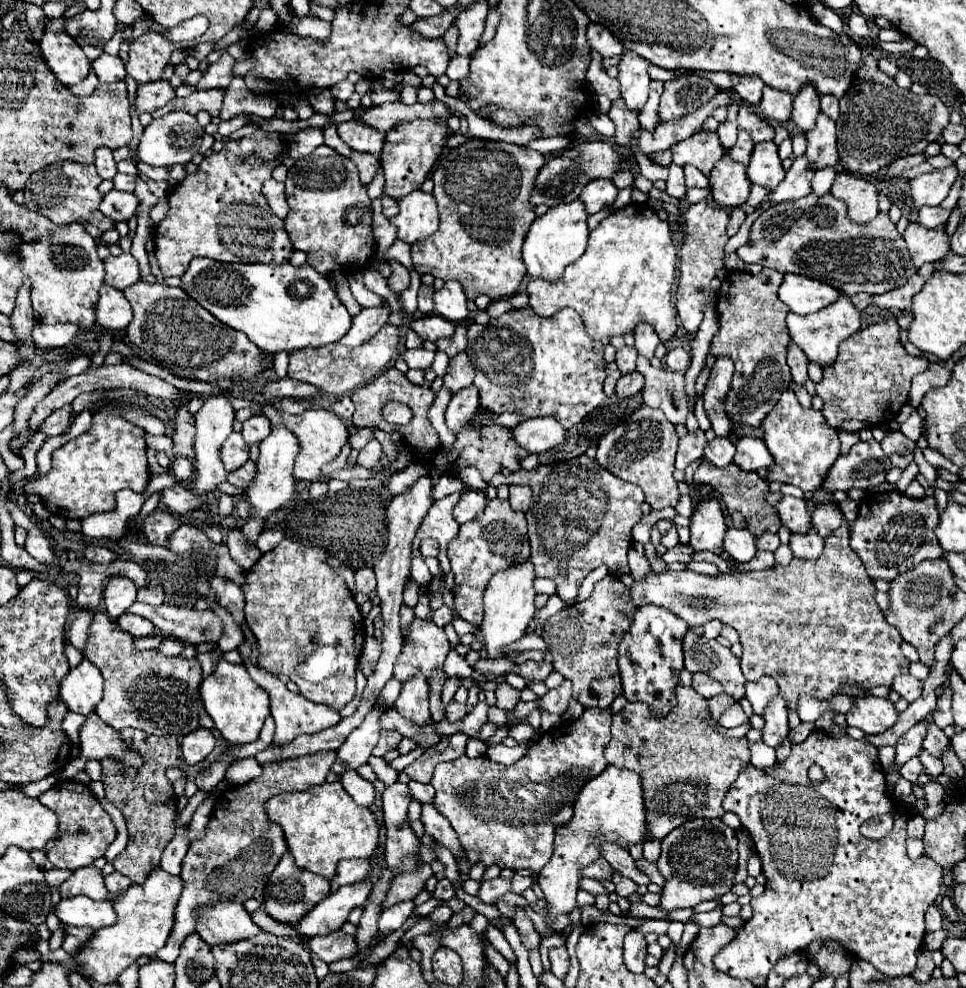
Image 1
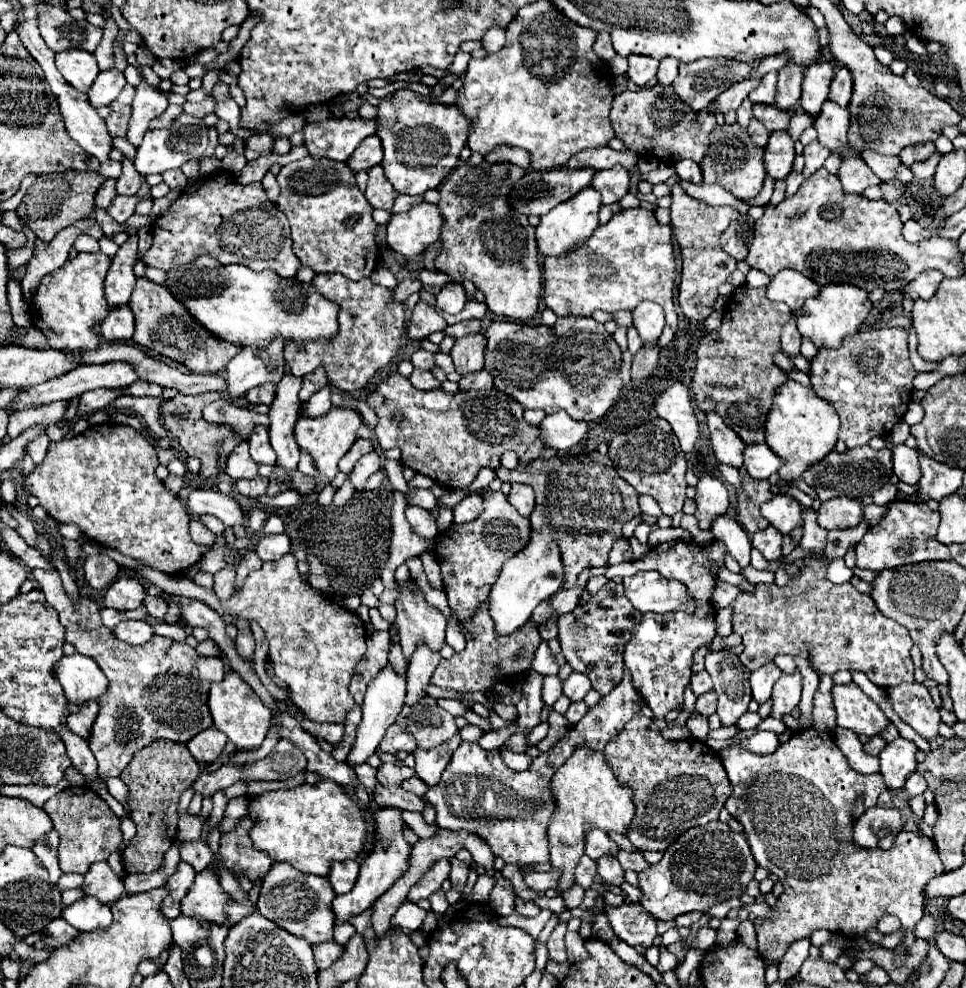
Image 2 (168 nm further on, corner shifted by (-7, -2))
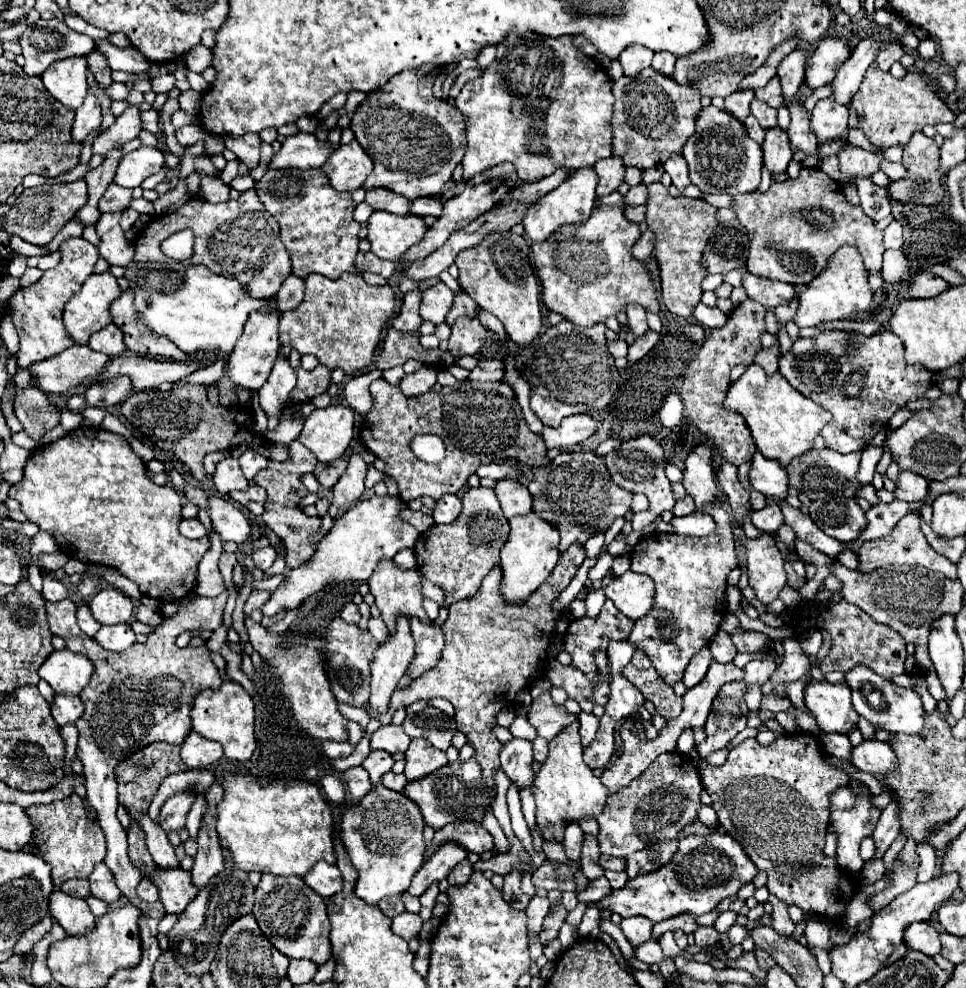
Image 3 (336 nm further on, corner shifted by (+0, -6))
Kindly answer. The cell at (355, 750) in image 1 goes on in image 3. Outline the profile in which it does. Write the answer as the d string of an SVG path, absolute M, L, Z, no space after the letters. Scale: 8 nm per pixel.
M398 618L396 636L380 644L372 662L372 680L370 680L370 700L368 706L386 714L390 696L398 686L398 680L406 674L410 660L414 658L414 640L410 636L410 622Z

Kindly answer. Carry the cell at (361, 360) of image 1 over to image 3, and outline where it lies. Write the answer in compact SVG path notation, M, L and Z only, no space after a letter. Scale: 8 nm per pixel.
M346 274L338 280L326 280L326 276L308 276L306 280L306 296L296 310L288 310L280 316L280 344L298 350L300 354L312 354L324 364L328 370L342 368L346 376L356 376L364 368L374 362L374 352L380 344L382 328L388 320L394 318L394 292L386 286L370 286L362 280L360 274Z

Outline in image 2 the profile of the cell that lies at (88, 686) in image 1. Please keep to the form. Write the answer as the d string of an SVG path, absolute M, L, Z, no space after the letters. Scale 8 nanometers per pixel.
M79 652L61 658L53 666L53 674L61 684L67 700L77 706L91 698L99 698L107 688L107 678L97 662Z

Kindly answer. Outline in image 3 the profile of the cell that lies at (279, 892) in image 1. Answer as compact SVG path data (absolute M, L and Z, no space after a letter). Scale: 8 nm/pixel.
M262 874L256 886L254 918L268 940L290 958L310 958L316 964L324 964L330 954L330 922L328 910L322 896L318 896L302 878L298 876L270 876Z

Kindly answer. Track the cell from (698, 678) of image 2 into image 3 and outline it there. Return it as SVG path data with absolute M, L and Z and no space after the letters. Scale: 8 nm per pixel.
M706 646L706 648L702 648L702 650L690 660L690 664L688 664L686 672L684 672L684 678L682 678L684 686L686 686L686 688L694 688L696 684L700 684L700 682L704 680L706 672L708 672L710 662L712 662L712 656L710 656L710 650L708 650L708 646Z

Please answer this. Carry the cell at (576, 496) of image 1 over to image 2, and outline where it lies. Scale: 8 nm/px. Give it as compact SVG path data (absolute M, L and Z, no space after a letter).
M599 450L581 454L581 456L567 456L567 458L553 456L549 460L537 458L527 464L519 462L513 470L505 470L505 472L507 474L503 478L499 478L501 482L525 482L525 484L533 486L535 496L537 496L537 506L535 506L535 512L529 516L531 528L535 528L535 532L541 532L541 534L551 532L553 538L557 540L561 558L563 558L563 566L565 566L565 588L571 588L575 584L579 572L585 566L605 566L607 554L609 554L613 542L617 538L621 538L623 524L641 514L639 504L637 504L639 494L635 492L635 488L631 484L627 484L617 474L611 458L599 454Z

